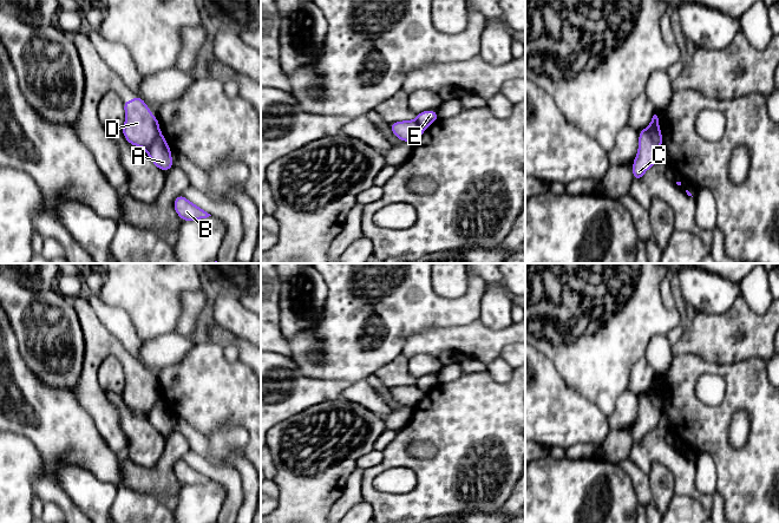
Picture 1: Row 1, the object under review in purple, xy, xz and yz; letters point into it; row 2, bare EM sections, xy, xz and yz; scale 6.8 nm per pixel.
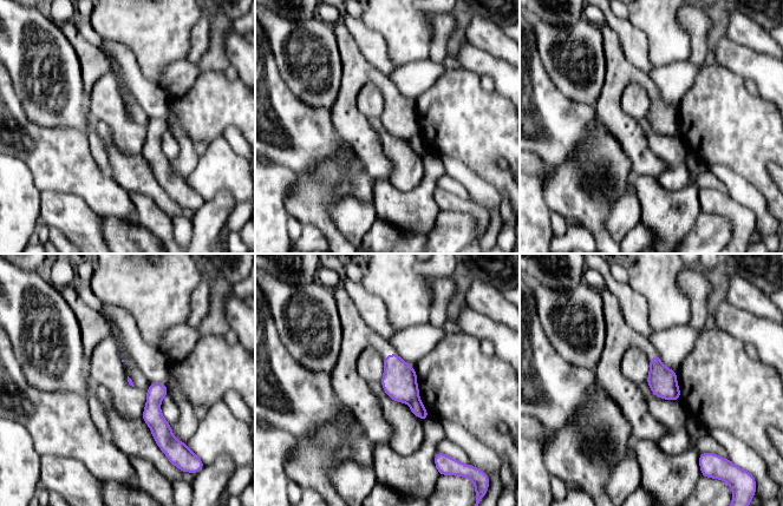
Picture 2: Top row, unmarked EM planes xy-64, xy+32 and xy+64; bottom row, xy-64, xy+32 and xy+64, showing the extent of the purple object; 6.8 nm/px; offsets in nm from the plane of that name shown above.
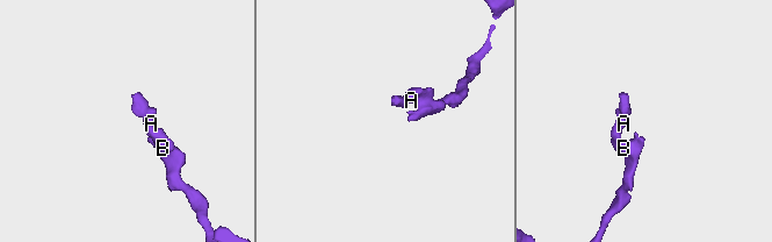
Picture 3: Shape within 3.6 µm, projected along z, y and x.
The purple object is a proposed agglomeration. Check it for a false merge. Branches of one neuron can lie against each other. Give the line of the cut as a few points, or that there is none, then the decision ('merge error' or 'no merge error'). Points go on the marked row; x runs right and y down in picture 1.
xy (159, 130), (156, 139), (145, 150) | merge error

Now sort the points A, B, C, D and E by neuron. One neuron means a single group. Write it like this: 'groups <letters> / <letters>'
groups A B C E / D

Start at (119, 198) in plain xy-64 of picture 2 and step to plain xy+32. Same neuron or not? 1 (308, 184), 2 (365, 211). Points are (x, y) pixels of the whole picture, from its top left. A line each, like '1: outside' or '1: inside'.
1: outside
2: outside

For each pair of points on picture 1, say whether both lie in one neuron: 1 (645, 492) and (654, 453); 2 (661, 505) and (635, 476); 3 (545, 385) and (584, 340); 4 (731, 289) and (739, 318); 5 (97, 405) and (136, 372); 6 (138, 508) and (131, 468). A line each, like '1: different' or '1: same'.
1: different
2: different
3: different
4: different
5: same
6: different

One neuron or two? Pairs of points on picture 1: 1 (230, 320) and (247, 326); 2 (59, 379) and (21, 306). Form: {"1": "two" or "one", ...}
{"1": "one", "2": "one"}

